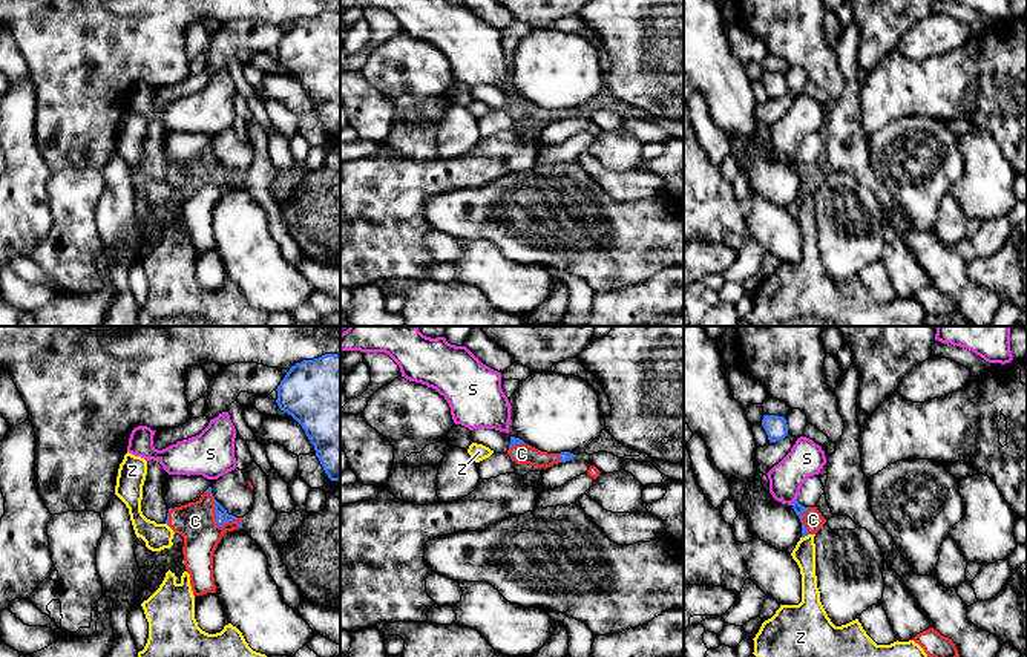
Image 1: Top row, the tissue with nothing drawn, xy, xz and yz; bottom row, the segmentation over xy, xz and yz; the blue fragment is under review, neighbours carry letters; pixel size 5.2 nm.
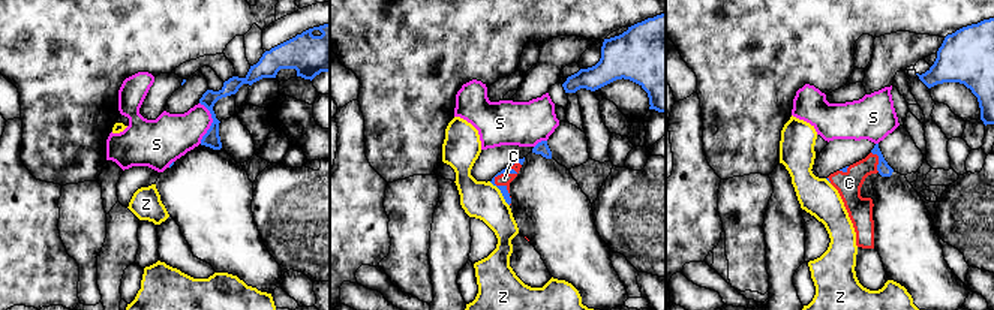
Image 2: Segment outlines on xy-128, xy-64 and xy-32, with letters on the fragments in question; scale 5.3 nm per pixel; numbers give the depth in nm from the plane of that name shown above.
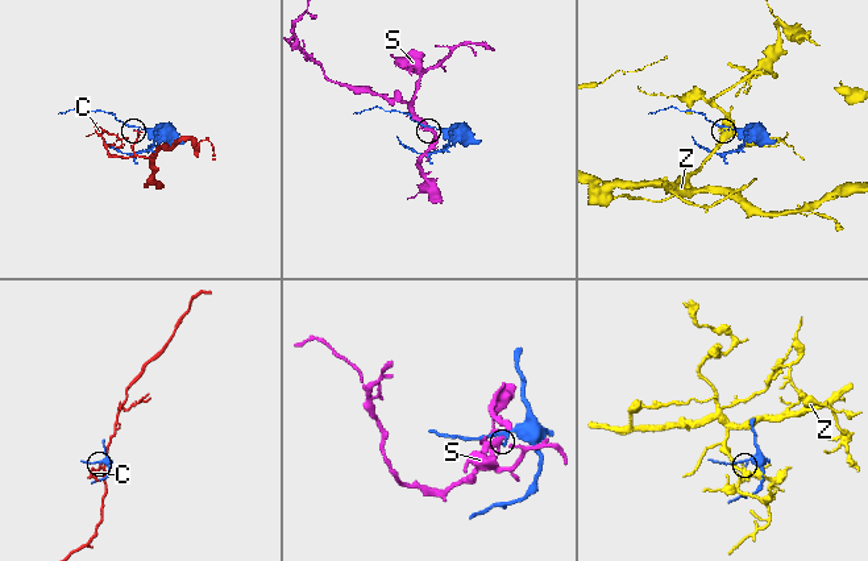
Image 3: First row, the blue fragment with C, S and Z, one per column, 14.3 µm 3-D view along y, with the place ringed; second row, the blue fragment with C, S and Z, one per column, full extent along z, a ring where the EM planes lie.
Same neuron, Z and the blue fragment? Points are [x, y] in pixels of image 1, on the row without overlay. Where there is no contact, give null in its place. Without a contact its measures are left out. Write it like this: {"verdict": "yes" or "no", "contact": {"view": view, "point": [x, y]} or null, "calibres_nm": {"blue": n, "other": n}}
{"verdict": "no", "contact": {"view": "yz", "point": [805, 192]}, "calibres_nm": {"blue": 60, "other": 120}}

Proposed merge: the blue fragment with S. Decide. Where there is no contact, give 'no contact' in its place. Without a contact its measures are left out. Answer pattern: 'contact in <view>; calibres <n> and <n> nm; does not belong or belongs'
contact in yz; calibres 60 and 190 nm; does not belong

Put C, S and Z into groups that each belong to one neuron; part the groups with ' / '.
C / S / Z

